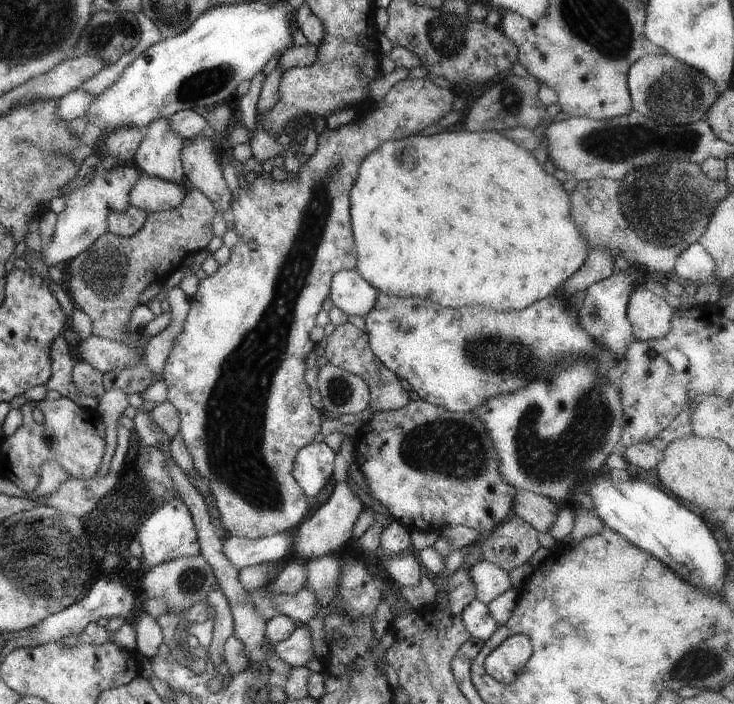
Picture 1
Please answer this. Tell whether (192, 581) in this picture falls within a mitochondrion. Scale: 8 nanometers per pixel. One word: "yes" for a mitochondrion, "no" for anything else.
yes

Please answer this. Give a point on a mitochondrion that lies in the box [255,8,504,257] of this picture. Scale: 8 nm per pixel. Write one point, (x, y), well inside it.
(444, 36)

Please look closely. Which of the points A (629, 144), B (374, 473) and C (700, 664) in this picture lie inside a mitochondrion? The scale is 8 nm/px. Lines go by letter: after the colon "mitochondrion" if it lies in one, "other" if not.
A: mitochondrion
B: other
C: mitochondrion

